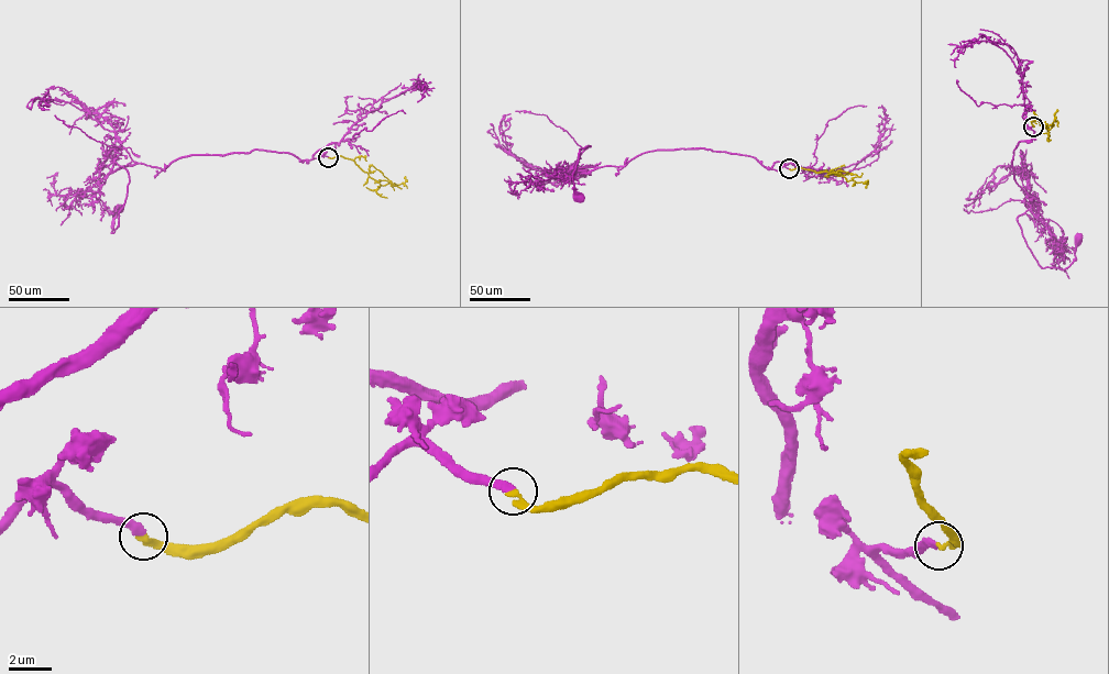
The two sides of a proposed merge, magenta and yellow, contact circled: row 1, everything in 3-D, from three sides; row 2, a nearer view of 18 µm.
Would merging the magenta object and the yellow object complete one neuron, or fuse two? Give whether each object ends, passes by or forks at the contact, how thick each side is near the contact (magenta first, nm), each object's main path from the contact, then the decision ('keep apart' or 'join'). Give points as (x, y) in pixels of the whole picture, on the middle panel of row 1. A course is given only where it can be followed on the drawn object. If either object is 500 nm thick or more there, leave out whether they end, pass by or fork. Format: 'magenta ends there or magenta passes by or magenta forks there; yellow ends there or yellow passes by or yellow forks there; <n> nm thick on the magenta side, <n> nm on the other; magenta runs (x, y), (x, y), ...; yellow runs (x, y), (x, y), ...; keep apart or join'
magenta ends there; yellow ends there; 320 nm thick on the magenta side, 280 nm on the other; magenta runs (790, 168), (702, 148), (573, 168), (588, 145), (572, 176), (580, 199); yellow runs (790, 168), (826, 172), (847, 181), (867, 184), (866, 188); join

